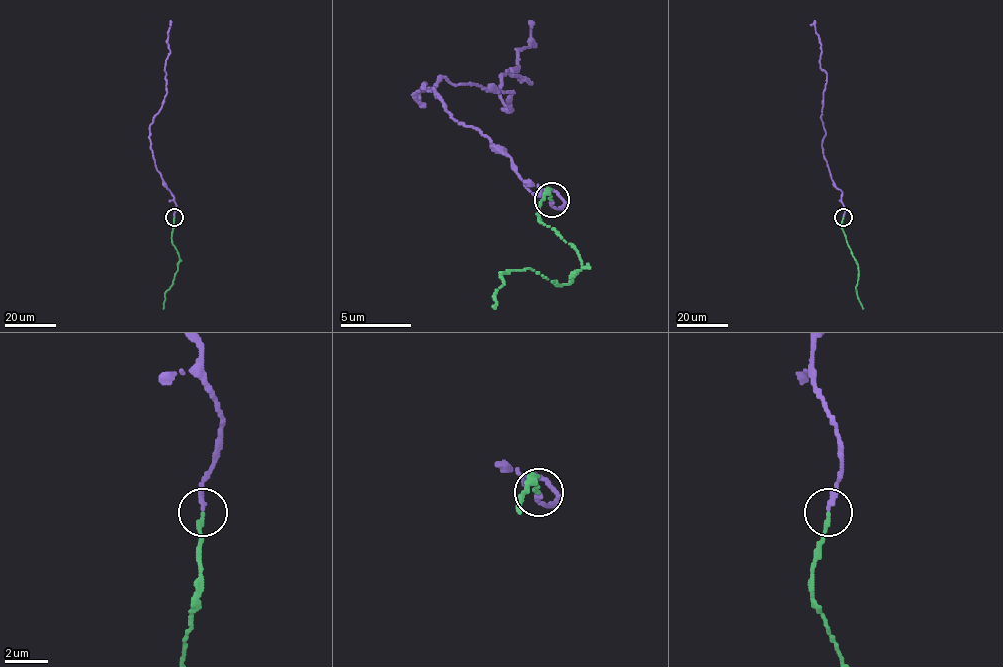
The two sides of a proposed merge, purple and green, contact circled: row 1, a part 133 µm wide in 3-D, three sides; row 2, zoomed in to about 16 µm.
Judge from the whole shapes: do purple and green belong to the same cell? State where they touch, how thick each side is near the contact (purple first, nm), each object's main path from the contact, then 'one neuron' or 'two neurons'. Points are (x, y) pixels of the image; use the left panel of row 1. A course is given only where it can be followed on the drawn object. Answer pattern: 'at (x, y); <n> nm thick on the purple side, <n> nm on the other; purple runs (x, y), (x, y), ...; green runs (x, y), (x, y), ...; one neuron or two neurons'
at (174, 217); 240 nm thick on the purple side, 200 nm on the other; purple runs (174, 216), (174, 196), (157, 169), (149, 138), (149, 125), (167, 92), (164, 70), (170, 52), (170, 25); green runs (174, 217), (171, 242), (179, 260), (172, 285), (166, 292), (163, 309); one neuron

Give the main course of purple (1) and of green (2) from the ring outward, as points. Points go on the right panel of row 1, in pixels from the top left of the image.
1: (843, 216), (842, 192), (822, 147), (827, 75), (820, 67), (819, 36), (810, 25)
2: (843, 217), (841, 228), (857, 265), (855, 287), (862, 309)

